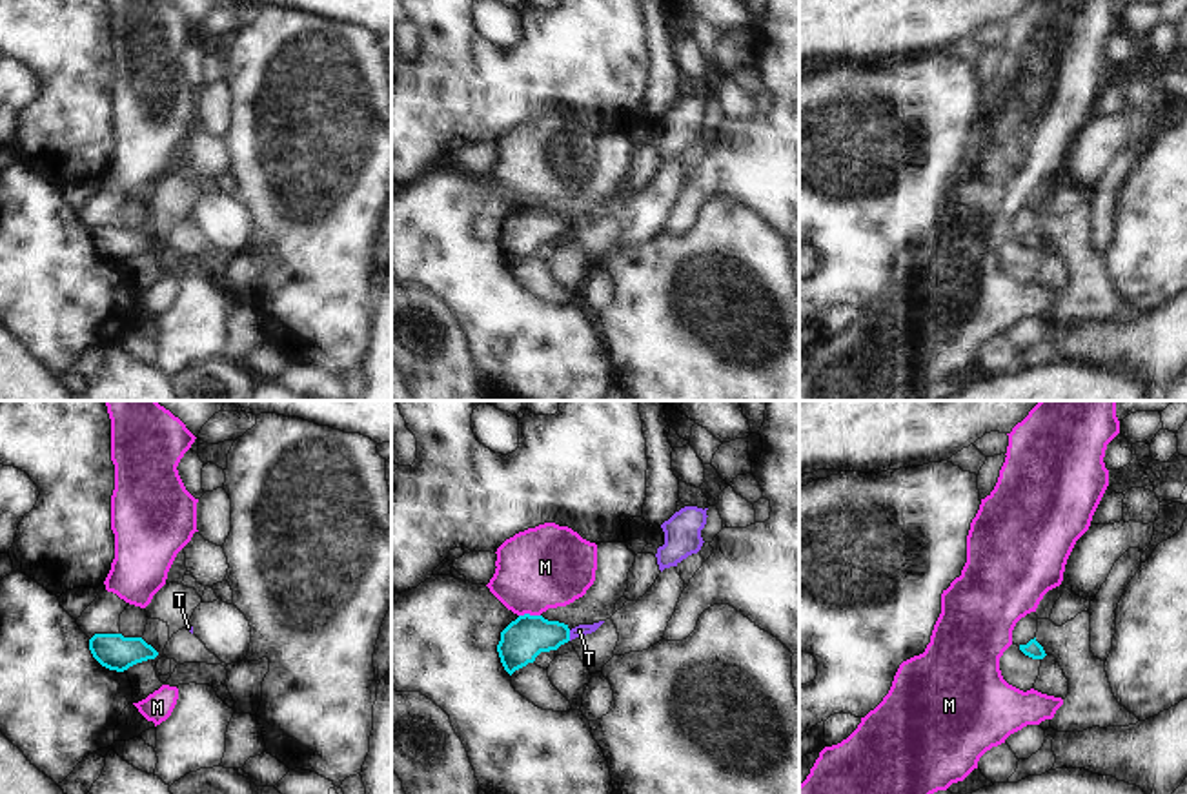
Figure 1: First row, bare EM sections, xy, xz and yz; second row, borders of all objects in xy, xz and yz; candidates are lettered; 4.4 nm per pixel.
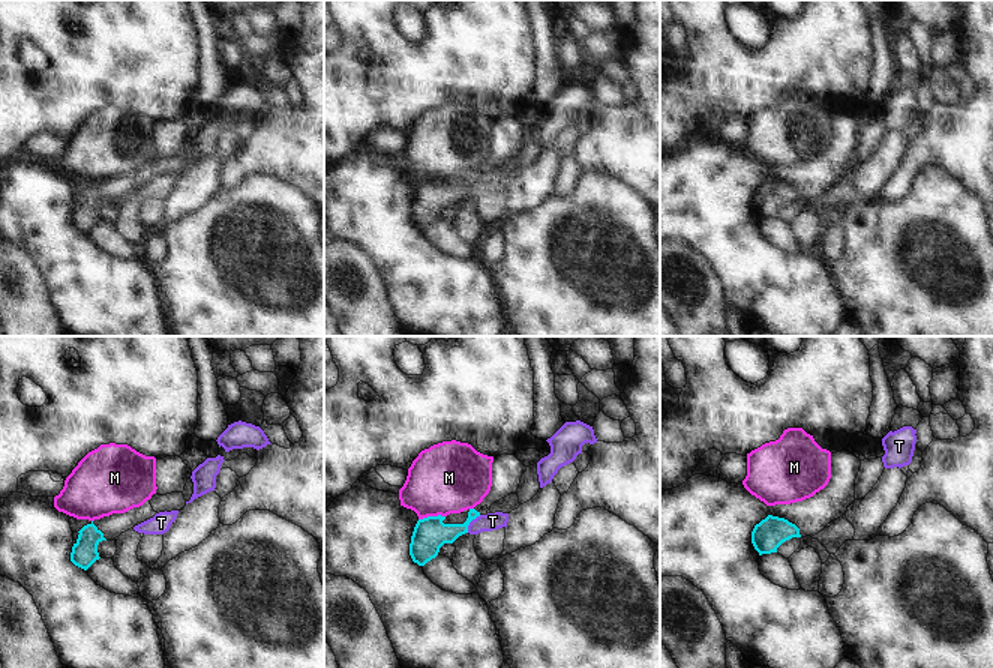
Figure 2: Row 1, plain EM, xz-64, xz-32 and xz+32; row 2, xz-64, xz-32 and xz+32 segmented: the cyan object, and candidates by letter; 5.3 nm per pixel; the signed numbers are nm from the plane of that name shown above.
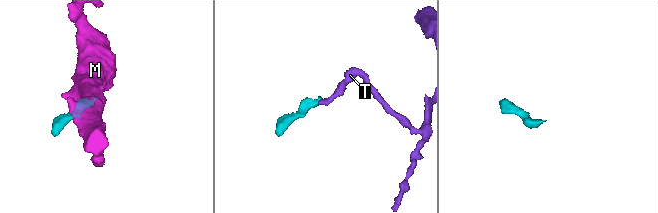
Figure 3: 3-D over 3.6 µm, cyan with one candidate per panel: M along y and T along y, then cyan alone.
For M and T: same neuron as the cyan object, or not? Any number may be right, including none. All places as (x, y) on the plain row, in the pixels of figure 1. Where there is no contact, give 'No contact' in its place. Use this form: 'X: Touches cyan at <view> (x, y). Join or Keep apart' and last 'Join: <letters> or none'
M: Touches cyan at xz (528, 206). Keep apart
T: Touches cyan at xz (568, 228). Join
Join: T.

